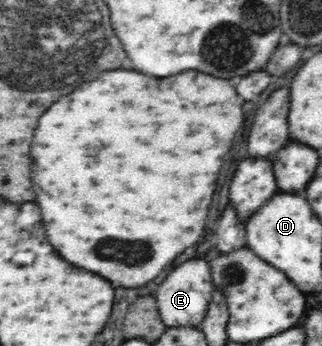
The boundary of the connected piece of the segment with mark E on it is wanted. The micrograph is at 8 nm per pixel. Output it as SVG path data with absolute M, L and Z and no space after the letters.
M188 260L174 268L166 280L156 290L156 302L160 317L166 327L192 326L200 327L206 317L206 310L212 300L212 278L208 262L204 260Z

